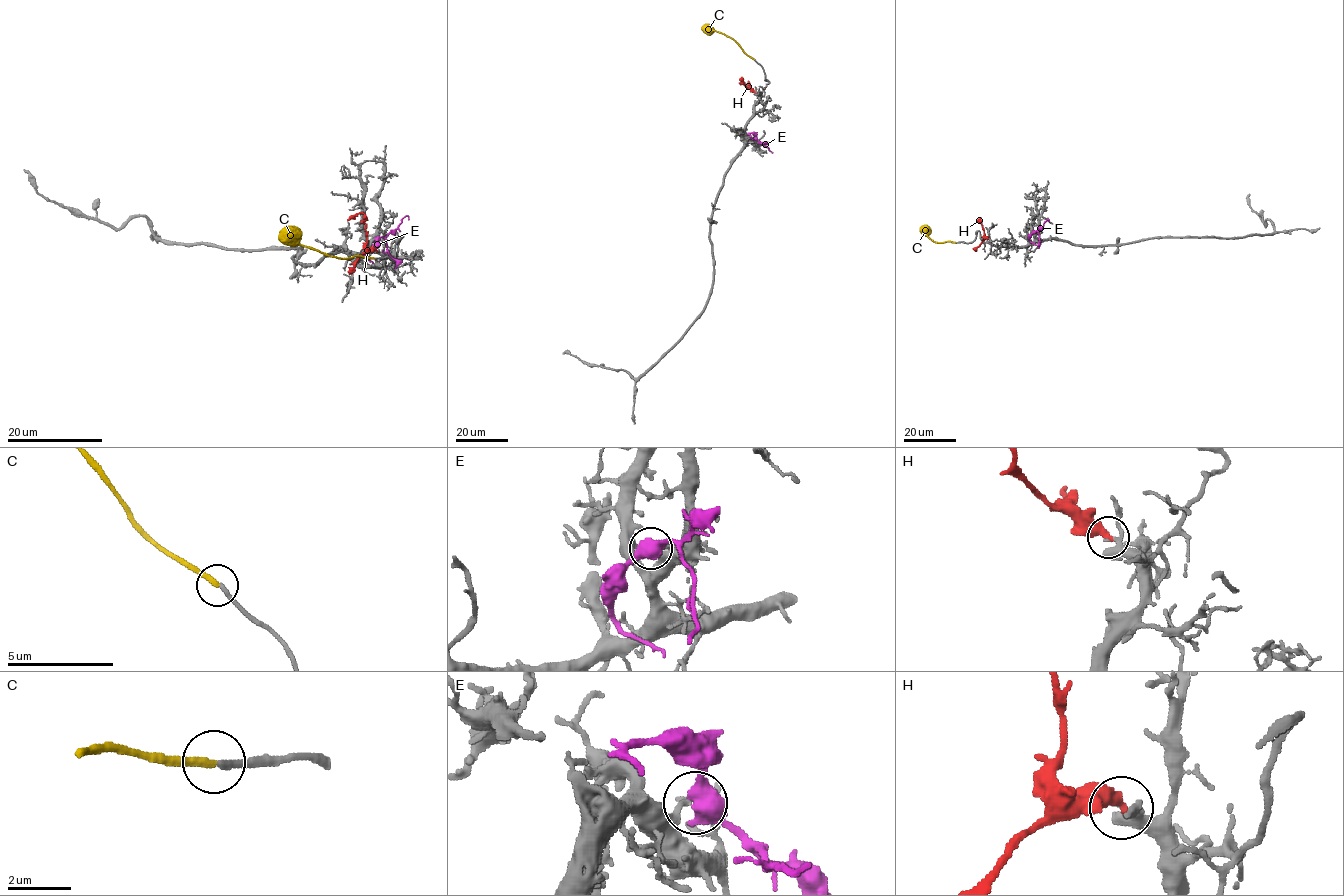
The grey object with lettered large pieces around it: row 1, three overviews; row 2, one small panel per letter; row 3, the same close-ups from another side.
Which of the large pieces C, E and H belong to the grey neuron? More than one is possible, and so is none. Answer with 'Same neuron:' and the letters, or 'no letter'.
Same neuron: C

